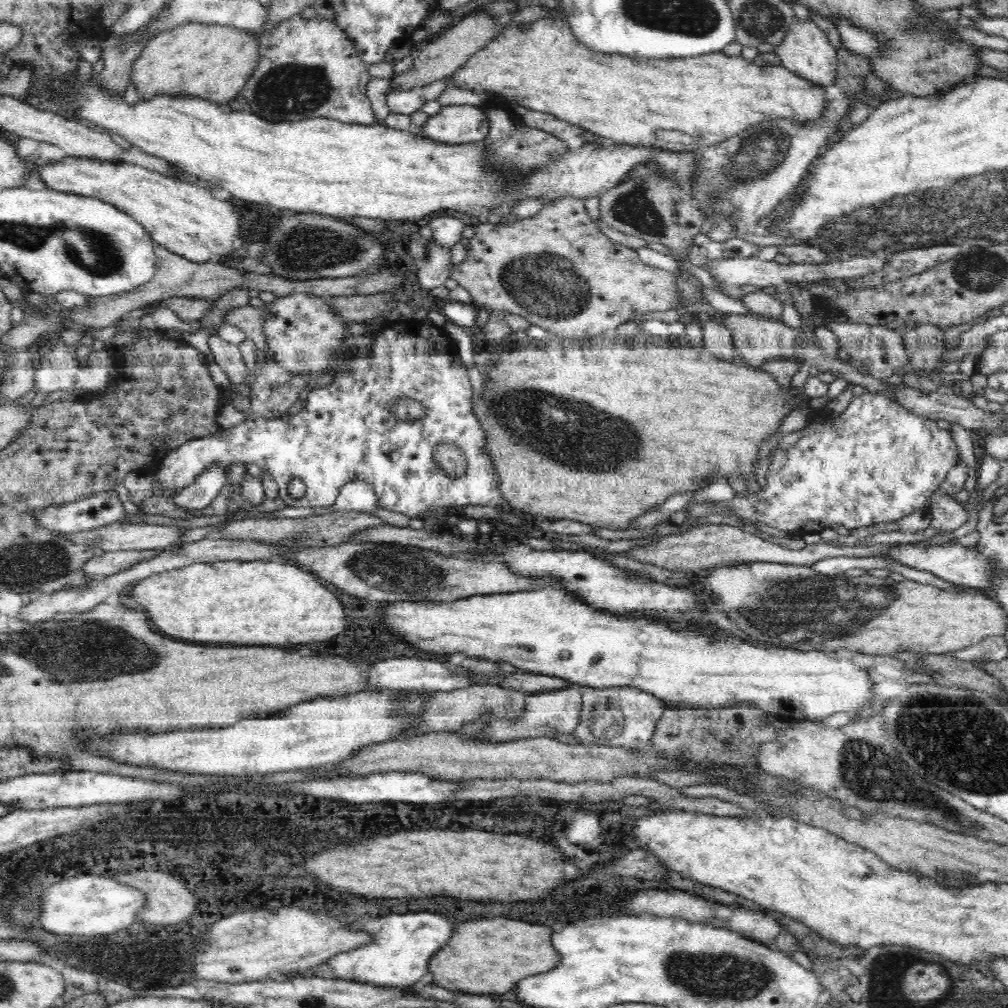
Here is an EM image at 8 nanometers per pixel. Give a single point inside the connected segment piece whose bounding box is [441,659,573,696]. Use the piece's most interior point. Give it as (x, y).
(529, 683)

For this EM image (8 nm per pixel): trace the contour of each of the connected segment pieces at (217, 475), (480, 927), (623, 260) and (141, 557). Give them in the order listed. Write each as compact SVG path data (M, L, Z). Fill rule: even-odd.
M210 465L197 481L190 486L181 488L172 498L172 502L185 510L210 507L218 492L228 484L228 468L230 465Z
M502 916L494 920L476 920L460 924L448 946L429 960L430 972L434 974L434 982L438 986L472 994L508 992L520 978L542 974L544 970L552 970L552 966L560 962L552 946L550 926L508 920Z
M560 197L559 200L550 201L532 218L507 217L497 225L489 224L488 222L479 223L475 225L475 232L476 234L469 239L467 257L464 260L464 264L458 264L454 270L450 270L450 279L459 282L459 286L465 288L471 294L472 300L476 301L477 304L493 309L494 312L522 316L531 325L539 326L544 332L549 333L551 338L555 340L565 341L569 338L580 340L580 338L588 338L588 336L606 335L612 333L620 324L624 324L630 318L638 316L638 314L656 310L664 312L664 310L674 310L676 306L680 306L680 293L678 293L676 277L661 268L654 268L644 264L634 249L611 242L600 232L597 224L590 218L586 207L584 207L584 202L577 200L576 197Z
M162 549L102 552L100 556L87 562L87 565L84 566L84 574L92 576L93 580L100 580L102 577L128 570L128 568L134 567L134 564L156 556L161 553L160 551L162 552Z

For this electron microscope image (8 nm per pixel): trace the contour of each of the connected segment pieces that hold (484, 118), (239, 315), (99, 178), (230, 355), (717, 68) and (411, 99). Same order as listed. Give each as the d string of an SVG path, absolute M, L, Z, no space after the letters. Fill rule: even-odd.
M442 106L438 114L428 118L428 124L418 135L434 142L466 143L487 138L491 132L491 120L487 110L477 106Z
M250 304L233 308L223 316L223 322L237 326L245 332L245 336L254 341L256 348L266 348L264 338L264 318L268 314L268 304L263 307L254 307Z
M68 157L40 168L47 188L63 193L96 197L132 216L160 246L192 262L221 262L244 249L242 214L228 200L220 200L208 188L184 183L142 166L100 159Z
M217 334L210 335L208 342L214 362L228 375L231 383L240 384L246 381L253 384L256 370L250 371L246 367L239 345L227 342Z
M552 16L535 20L532 24L528 24L528 26L519 26L519 24L511 22L507 18L505 26L493 36L490 44L486 43L480 51L472 54L470 56L470 64L464 64L464 66L458 68L458 72L454 72L452 84L468 86L470 90L476 90L476 92L484 90L484 92L506 94L506 98L512 98L514 102L522 104L527 109L532 108L532 111L540 110L540 112L546 112L549 115L554 114L554 116L558 116L558 119L568 120L570 124L576 124L577 127L588 128L595 135L600 134L600 136L606 136L608 139L627 142L628 145L658 146L660 149L668 151L679 151L680 153L693 151L696 154L701 154L710 146L724 142L730 136L736 136L738 132L742 132L748 126L753 126L756 122L764 122L764 120L770 120L770 118L788 118L794 121L794 123L798 123L798 125L808 123L810 120L820 119L827 105L826 88L813 86L812 82L806 82L802 77L796 76L796 74L782 65L772 66L767 64L764 68L757 66L752 62L748 53L739 57L716 52L716 54L704 54L704 56L694 56L694 58L650 58L650 60L644 60L644 58L636 60L632 56L622 56L622 54L598 54L595 50L591 50L591 47L584 46L582 42L579 42L579 39L571 33L571 27L568 26L568 23L563 18ZM658 130L678 130L678 132L684 132L686 138L670 138L666 142L666 140L656 137Z
M442 77L434 84L422 87L410 88L410 90L392 90L386 96L386 103L391 113L416 114L420 112L423 105L429 101L436 101L437 98L447 89L449 77Z

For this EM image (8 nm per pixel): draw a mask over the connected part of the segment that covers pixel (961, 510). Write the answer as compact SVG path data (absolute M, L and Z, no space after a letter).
M939 489L930 496L927 504L930 505L931 527L939 534L952 532L968 522L968 506L958 503L954 496L947 496Z

